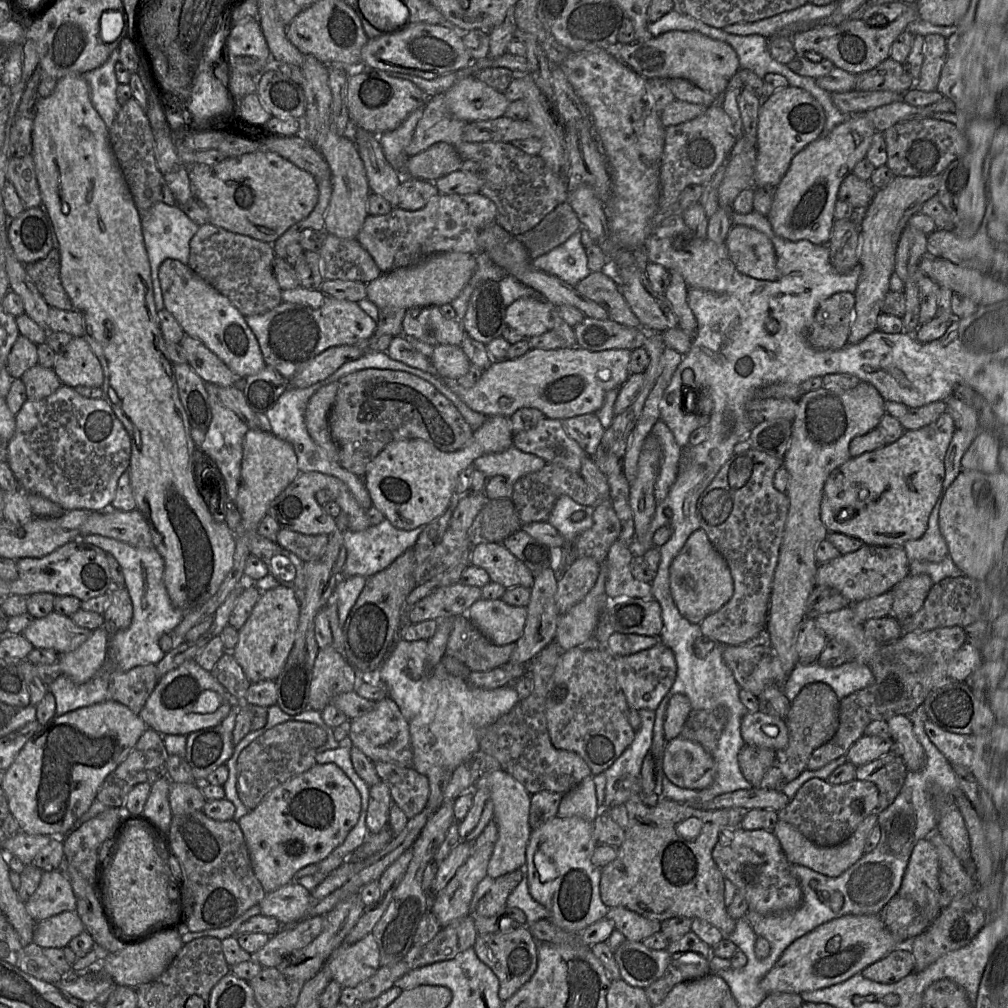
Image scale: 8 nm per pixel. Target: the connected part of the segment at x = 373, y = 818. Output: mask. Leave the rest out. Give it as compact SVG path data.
M384 782L370 786L366 825L370 833L378 833L389 824L390 807L393 800Z

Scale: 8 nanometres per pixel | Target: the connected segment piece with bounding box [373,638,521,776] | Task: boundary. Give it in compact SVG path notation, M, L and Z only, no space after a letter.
M402 638L398 640L396 646L388 658L387 662L380 668L379 672L373 678L378 684L380 684L387 692L387 697L391 698L398 705L402 715L404 716L411 735L411 743L413 750L413 768L421 775L426 776L427 773L435 767L448 769L453 771L460 764L470 761L475 754L480 751L479 736L481 731L493 724L499 717L508 713L514 706L516 706L521 700L518 697L517 691L513 684L505 685L495 689L481 689L481 688L471 688L466 684L466 681L461 678L454 677L450 675L445 667L440 662L437 667L432 671L428 672L428 641L429 640L416 640L407 641Z

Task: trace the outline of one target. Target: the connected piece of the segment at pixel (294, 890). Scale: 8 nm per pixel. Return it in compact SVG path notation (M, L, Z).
M290 882L265 895L259 903L261 914L276 918L281 925L297 923L308 913L310 893L302 885Z

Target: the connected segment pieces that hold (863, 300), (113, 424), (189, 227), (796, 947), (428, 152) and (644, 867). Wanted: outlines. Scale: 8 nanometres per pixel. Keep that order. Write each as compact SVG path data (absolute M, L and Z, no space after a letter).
M895 176L885 187L876 190L864 211L860 222L859 265L861 272L855 296L853 320L847 339L848 344L856 344L877 330L877 318L889 289L889 280L895 272L895 254L903 229L909 219L919 213L921 206L938 194L940 176L906 177Z
M62 384L51 395L37 400L27 400L21 407L20 411L15 415L16 429L13 437L7 442L4 458L15 479L18 482L19 488L25 493L34 493L43 496L54 503L60 505L65 511L70 510L89 510L89 511L102 511L111 506L112 500L115 496L117 483L119 477L128 470L131 456L131 441L129 434L124 428L121 421L117 418L108 402L103 398L86 398L78 394L75 388Z
M162 202L154 203L147 210L139 210L144 244L151 266L153 295L157 311L164 308L163 295L159 280L159 268L166 259L176 259L188 265L190 241L199 229L199 225L191 220L177 205L167 205Z
M847 915L820 925L788 946L775 965L763 977L760 987L767 995L797 993L826 988L861 973L872 963L882 959L903 945L892 935L879 915Z
M438 142L409 157L406 163L406 173L412 178L434 182L460 170L462 161L455 146Z
M640 794L626 801L628 824L624 842L617 848L617 857L601 868L600 897L609 908L624 907L637 914L659 922L673 917L702 919L722 932L731 934L736 920L729 916L724 898L725 877L712 858L712 851L720 835L740 827L748 809L727 808L705 810L698 806L661 798L655 807L647 807Z

